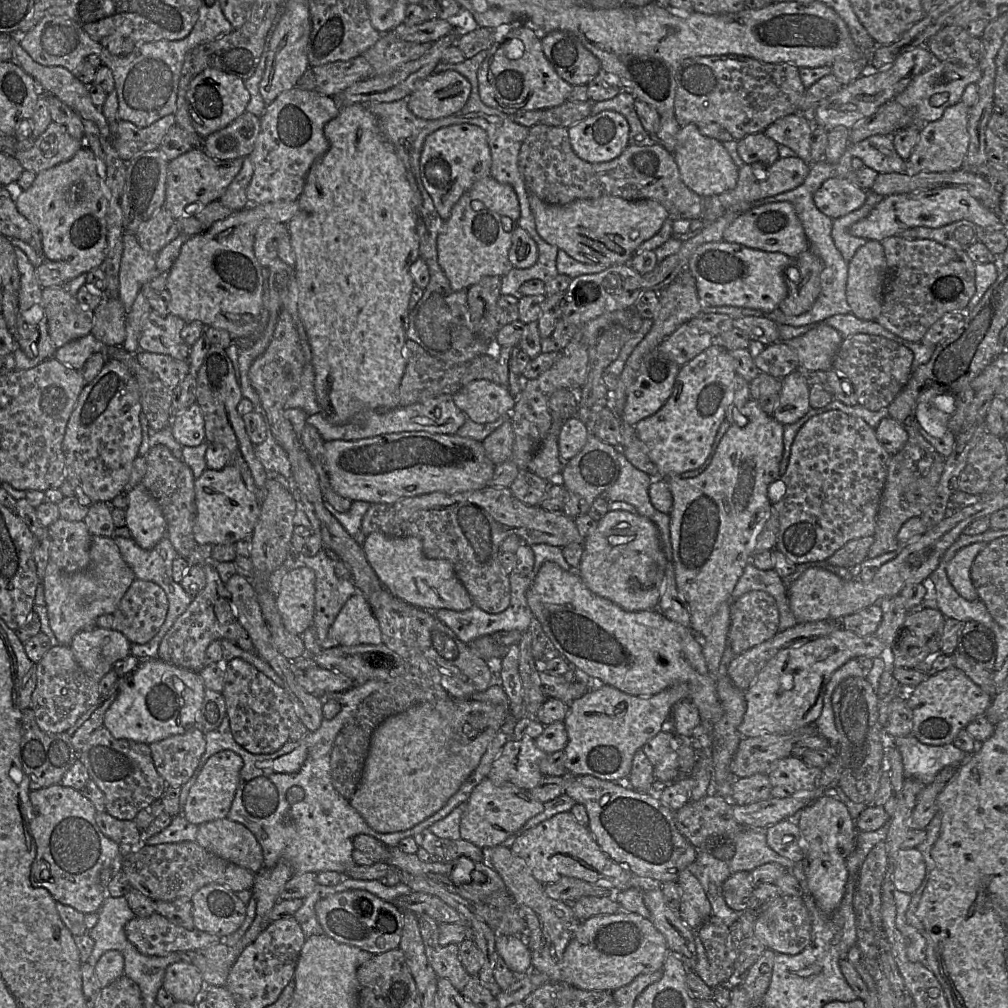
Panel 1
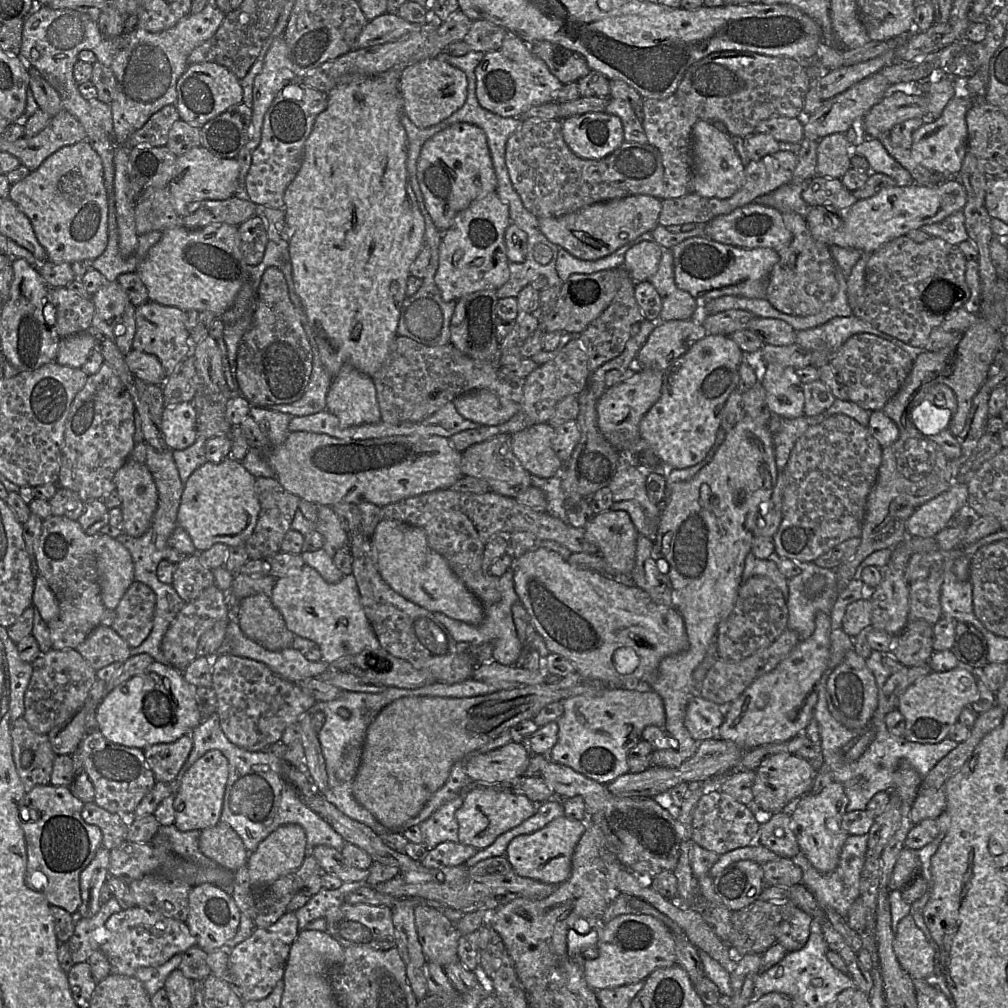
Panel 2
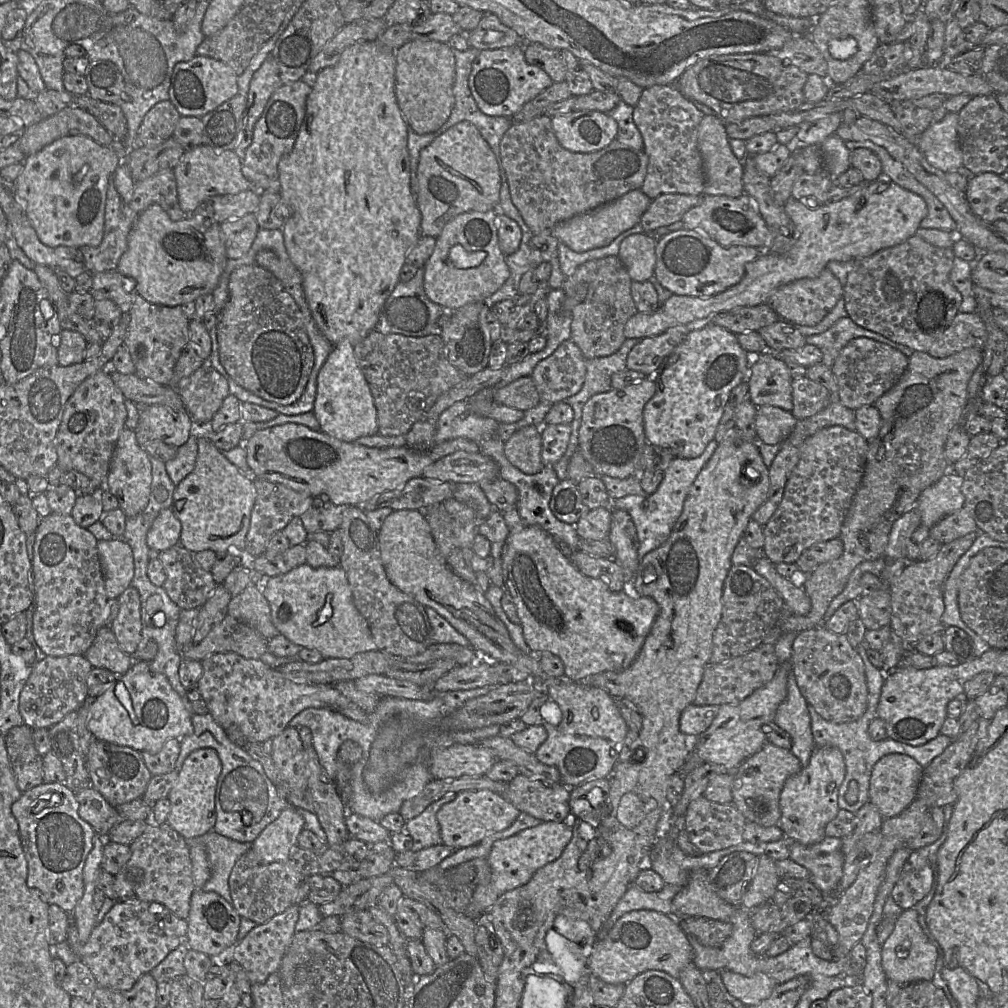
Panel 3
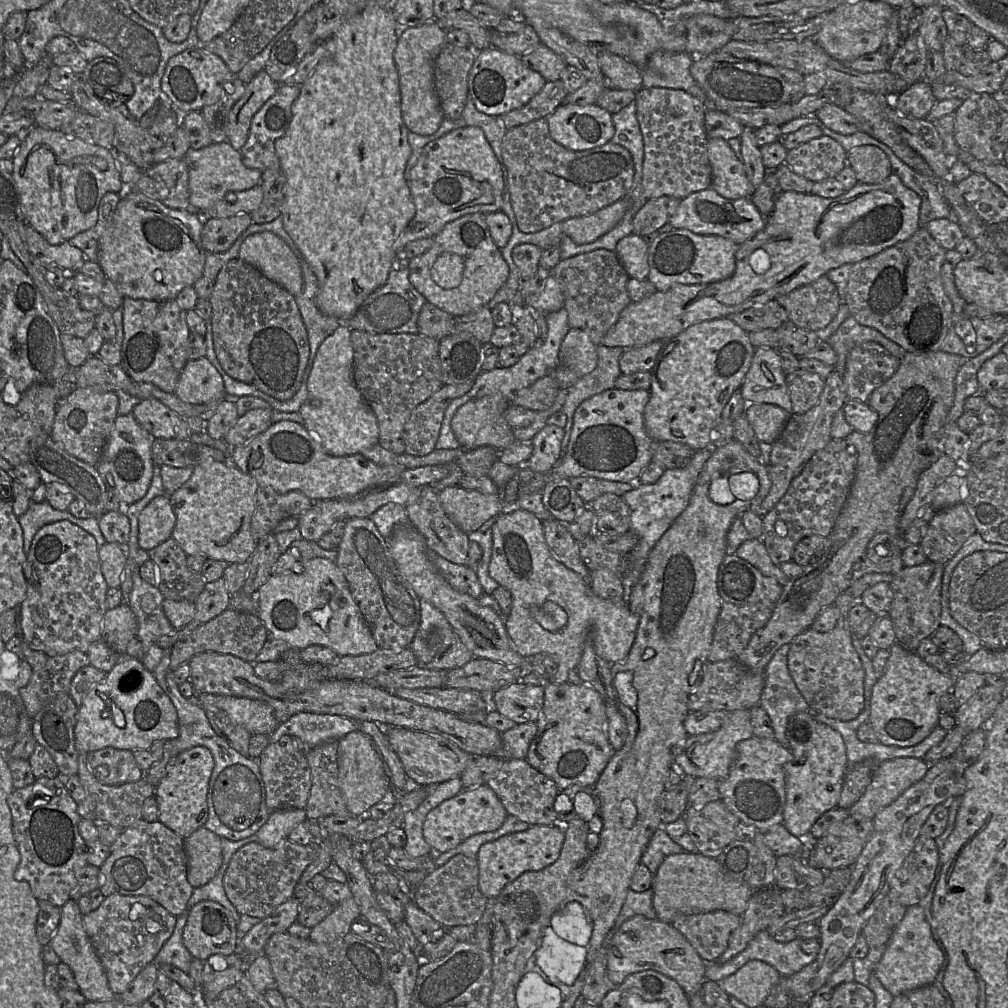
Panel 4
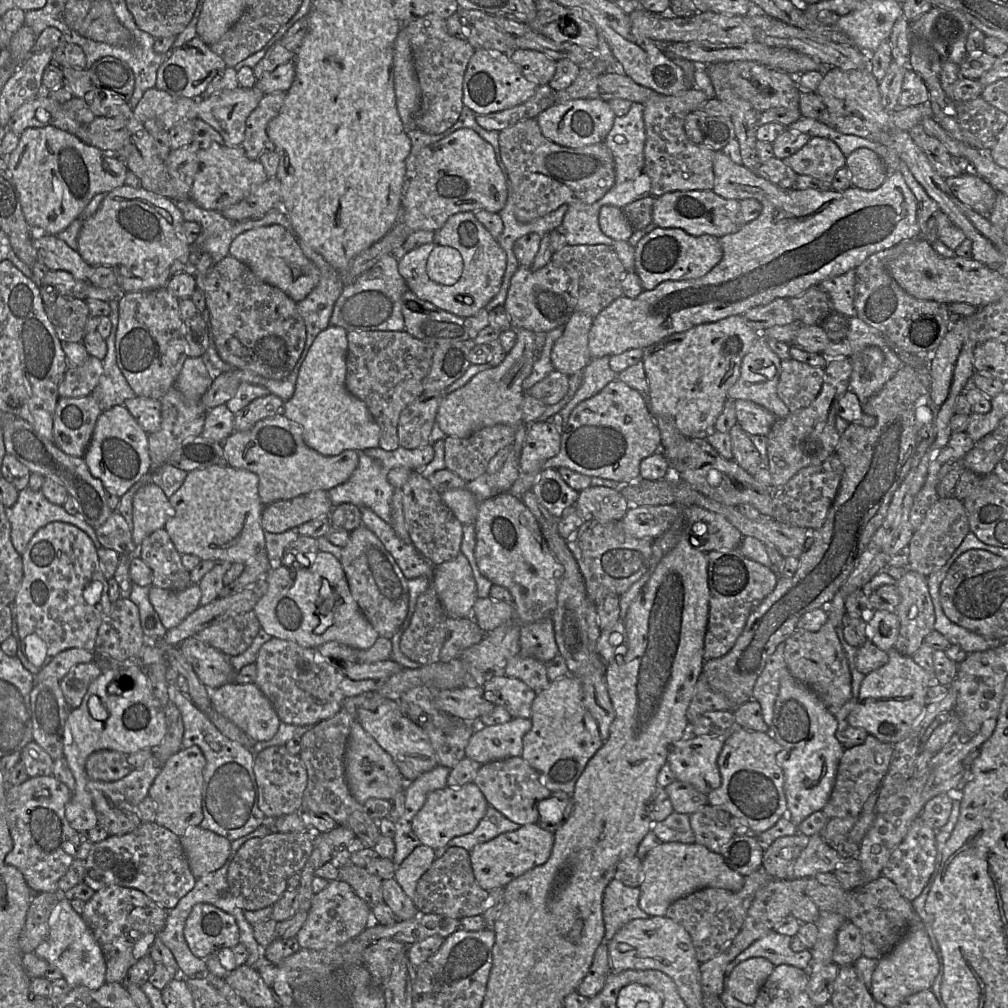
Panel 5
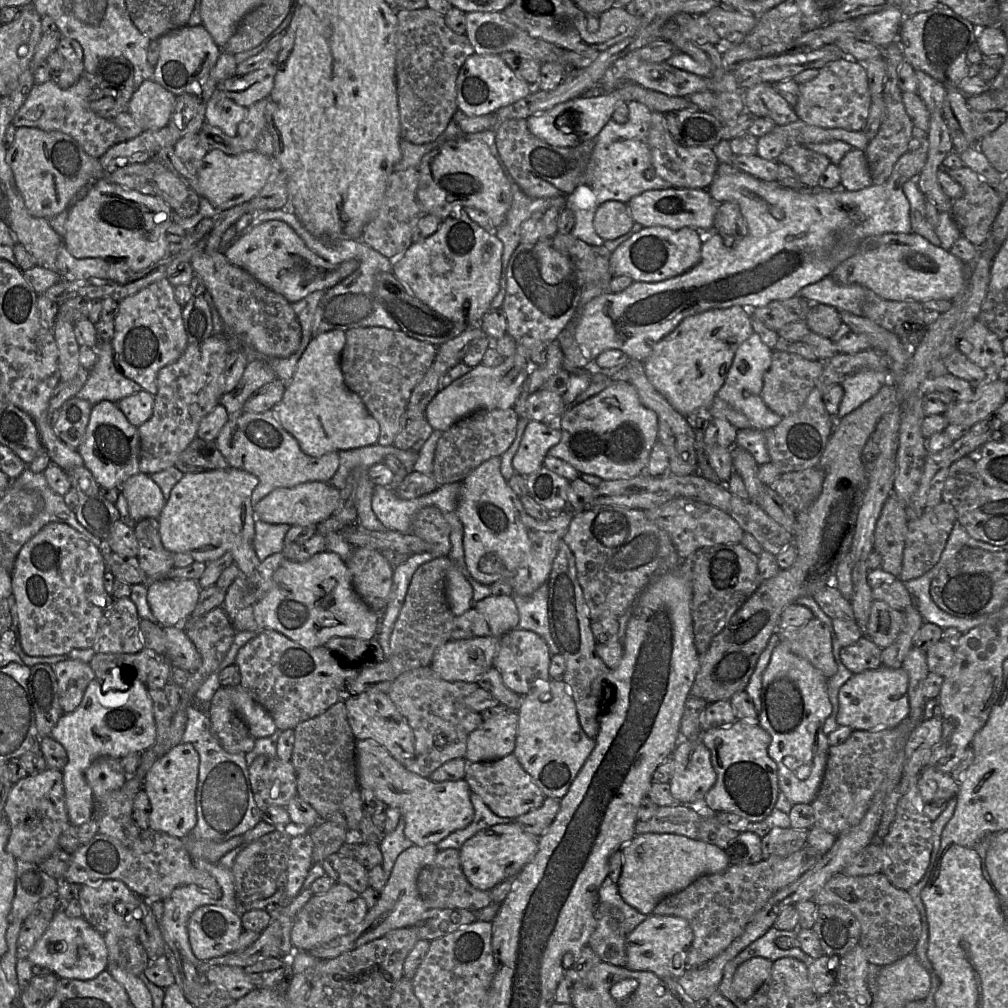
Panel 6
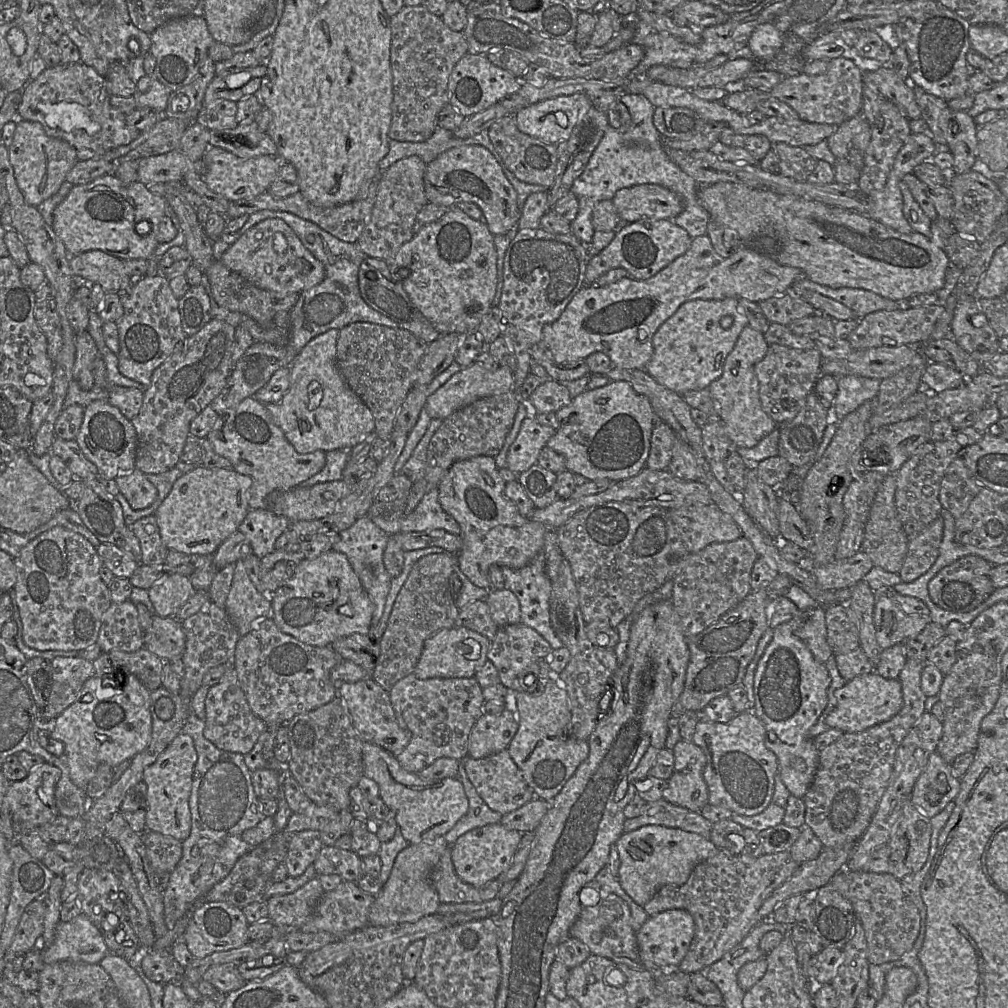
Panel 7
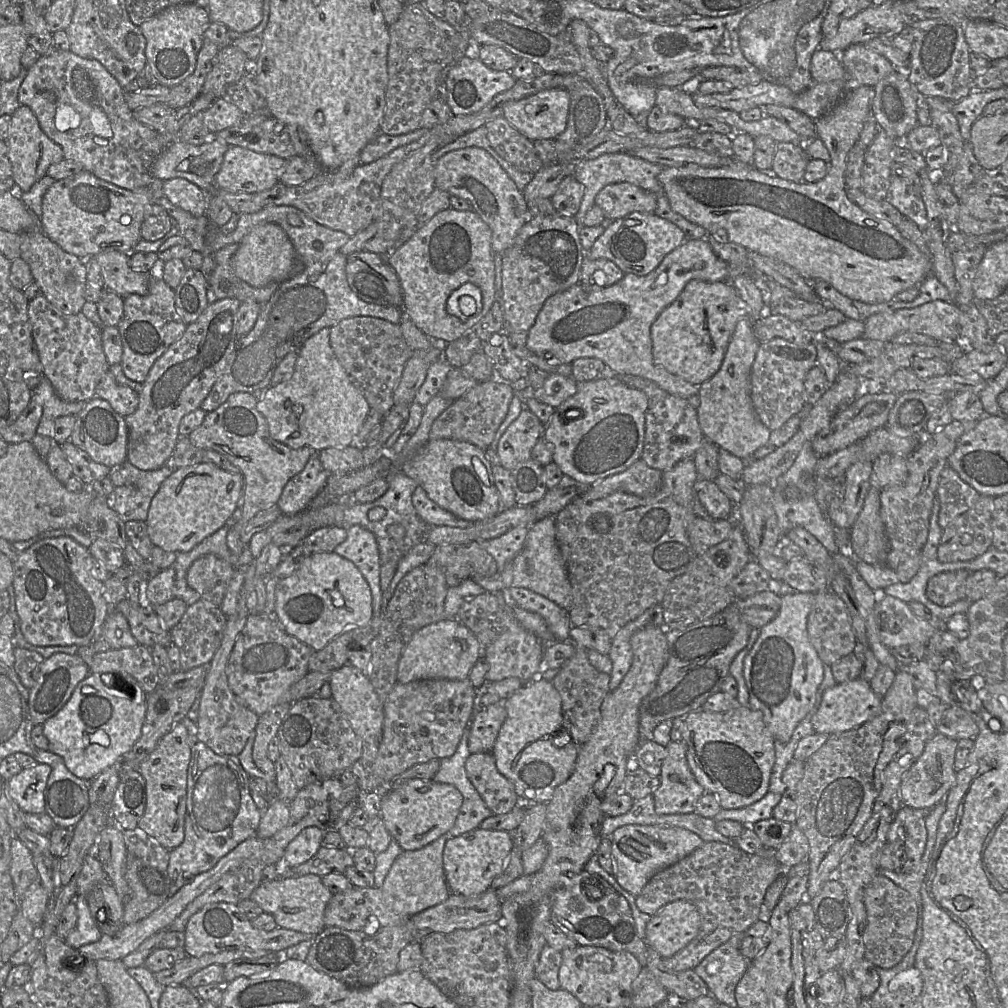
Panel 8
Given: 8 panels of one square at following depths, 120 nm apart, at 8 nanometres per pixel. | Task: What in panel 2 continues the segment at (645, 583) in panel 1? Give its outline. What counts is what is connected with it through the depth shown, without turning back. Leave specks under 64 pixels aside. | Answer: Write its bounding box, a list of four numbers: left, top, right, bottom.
[584,511,639,576]

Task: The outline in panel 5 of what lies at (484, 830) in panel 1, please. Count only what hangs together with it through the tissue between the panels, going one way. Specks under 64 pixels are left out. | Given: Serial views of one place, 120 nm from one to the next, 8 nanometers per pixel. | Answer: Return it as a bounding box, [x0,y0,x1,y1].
[412,783,488,850]

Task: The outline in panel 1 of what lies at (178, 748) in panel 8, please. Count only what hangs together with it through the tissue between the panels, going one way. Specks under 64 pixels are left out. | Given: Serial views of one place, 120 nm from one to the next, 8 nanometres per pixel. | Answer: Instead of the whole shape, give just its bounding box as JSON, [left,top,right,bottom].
[182,751,242,826]

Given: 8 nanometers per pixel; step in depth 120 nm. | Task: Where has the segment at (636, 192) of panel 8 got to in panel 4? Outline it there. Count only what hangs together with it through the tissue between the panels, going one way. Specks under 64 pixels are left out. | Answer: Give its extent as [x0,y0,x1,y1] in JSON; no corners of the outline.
[669,187,766,245]

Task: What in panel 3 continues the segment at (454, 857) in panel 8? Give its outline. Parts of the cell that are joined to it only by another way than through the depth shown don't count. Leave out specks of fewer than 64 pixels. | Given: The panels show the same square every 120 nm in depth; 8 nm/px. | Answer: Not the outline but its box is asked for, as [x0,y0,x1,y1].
[466,821,572,919]

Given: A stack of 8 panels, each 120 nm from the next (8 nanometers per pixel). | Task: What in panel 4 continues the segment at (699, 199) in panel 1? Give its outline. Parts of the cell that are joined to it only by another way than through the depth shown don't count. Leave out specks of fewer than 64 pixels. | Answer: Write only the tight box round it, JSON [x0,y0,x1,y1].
[502,118,635,233]

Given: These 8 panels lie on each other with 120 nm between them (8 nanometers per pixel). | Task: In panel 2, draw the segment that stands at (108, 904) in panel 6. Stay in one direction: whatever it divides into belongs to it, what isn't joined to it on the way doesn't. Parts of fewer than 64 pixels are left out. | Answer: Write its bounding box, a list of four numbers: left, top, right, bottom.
[99,907,197,977]

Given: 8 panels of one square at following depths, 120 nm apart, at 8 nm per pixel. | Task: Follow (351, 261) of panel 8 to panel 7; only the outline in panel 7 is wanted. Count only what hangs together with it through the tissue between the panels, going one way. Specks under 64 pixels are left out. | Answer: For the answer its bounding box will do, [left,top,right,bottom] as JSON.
[358,256,441,344]

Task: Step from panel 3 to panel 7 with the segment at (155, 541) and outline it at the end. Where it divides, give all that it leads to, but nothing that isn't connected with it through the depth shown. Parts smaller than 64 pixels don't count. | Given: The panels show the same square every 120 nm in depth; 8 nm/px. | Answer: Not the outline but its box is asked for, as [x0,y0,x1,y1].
[115,469,157,510]

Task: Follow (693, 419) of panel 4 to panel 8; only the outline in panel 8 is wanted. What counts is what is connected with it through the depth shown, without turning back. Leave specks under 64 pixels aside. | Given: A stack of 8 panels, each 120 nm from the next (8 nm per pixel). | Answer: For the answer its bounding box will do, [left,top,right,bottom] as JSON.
[651,280,747,387]

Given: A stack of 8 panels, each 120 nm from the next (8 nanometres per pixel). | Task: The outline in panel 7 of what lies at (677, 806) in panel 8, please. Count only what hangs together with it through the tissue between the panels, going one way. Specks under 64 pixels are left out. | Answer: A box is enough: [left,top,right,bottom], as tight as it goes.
[663,741,708,812]

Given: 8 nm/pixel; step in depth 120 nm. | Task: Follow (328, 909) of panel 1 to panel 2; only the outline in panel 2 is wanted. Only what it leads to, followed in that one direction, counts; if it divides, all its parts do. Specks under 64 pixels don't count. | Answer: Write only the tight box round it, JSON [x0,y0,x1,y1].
[325,903,396,951]

